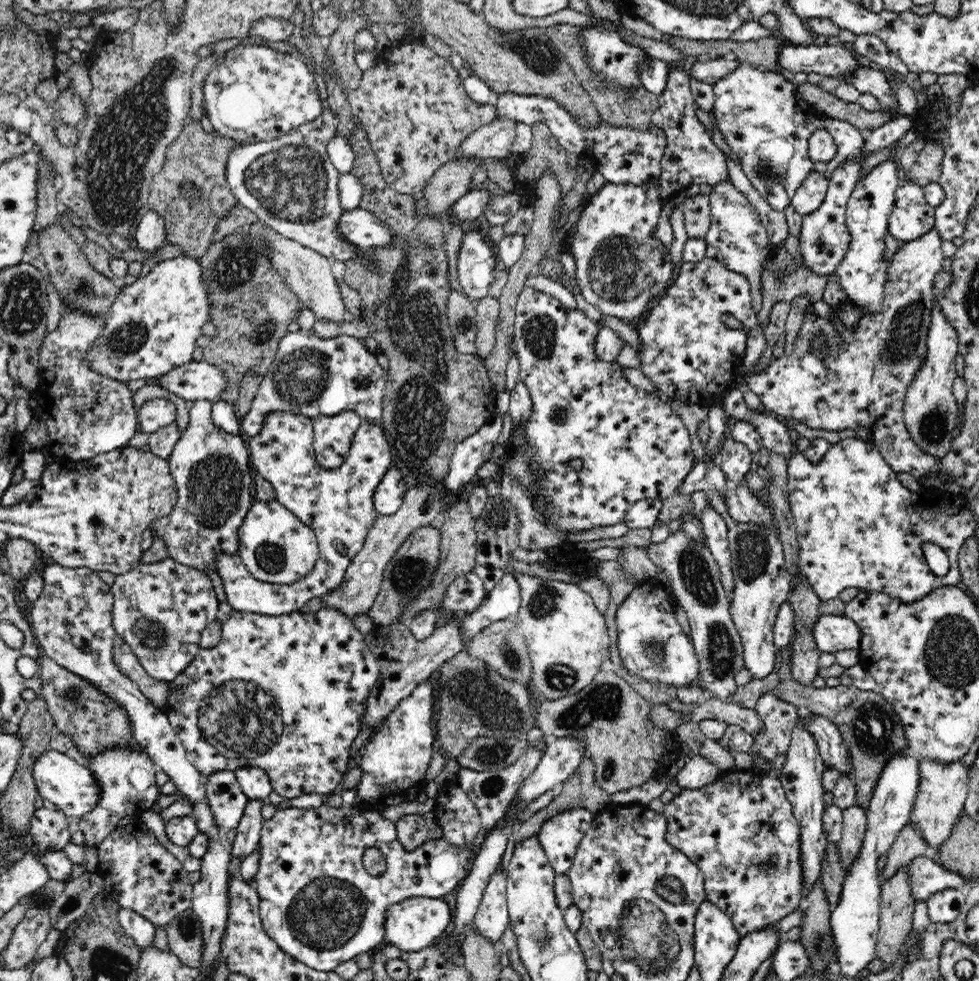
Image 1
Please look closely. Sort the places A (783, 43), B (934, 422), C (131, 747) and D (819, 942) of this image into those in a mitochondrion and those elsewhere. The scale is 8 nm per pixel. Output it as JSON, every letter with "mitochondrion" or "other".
{"A":"other","B":"mitochondrion","C":"other","D":"mitochondrion"}

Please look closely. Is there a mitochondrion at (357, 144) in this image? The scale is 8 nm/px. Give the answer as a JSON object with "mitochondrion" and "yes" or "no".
{"mitochondrion":"no"}

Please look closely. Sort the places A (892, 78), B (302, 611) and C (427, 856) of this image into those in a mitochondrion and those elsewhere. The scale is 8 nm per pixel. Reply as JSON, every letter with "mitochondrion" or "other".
{"A":"other","B":"other","C":"other"}

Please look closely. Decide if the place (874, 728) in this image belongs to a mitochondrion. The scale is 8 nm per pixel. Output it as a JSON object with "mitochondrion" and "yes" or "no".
{"mitochondrion":"yes"}

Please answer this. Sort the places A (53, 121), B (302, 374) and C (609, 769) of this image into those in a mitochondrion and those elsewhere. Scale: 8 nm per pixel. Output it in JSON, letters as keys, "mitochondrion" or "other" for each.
{"A":"other","B":"mitochondrion","C":"mitochondrion"}

